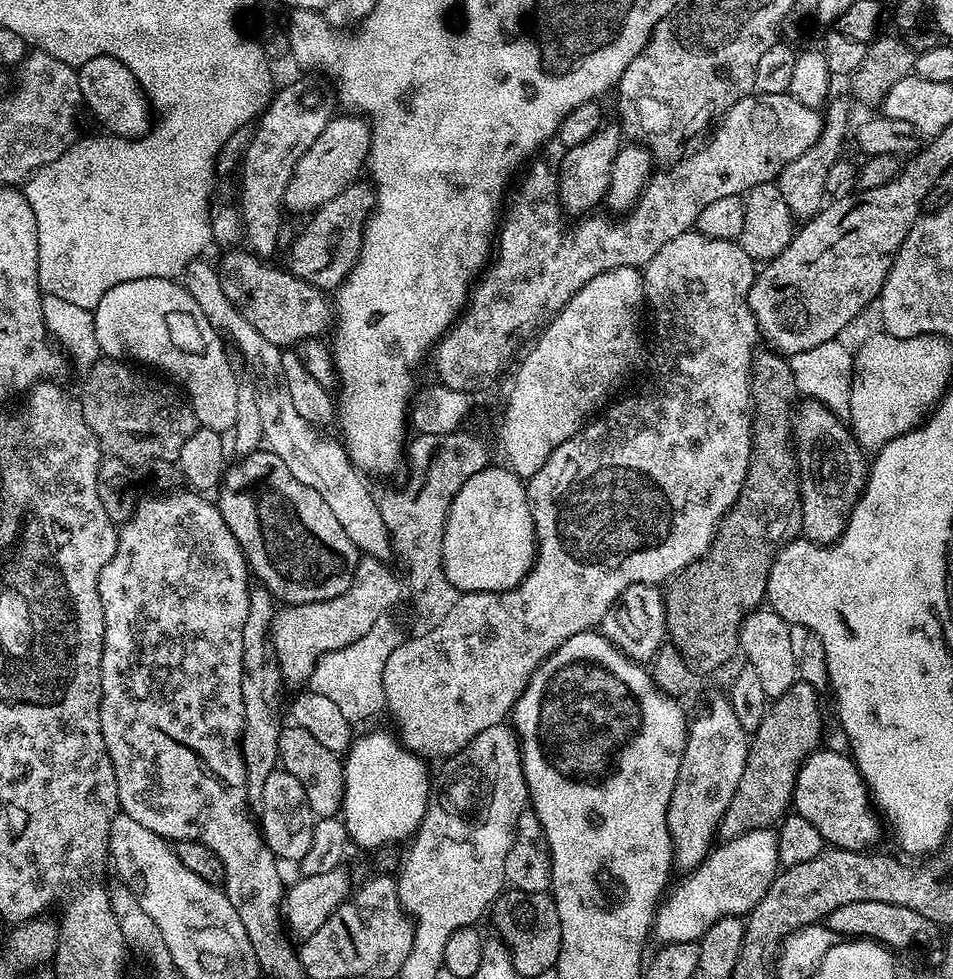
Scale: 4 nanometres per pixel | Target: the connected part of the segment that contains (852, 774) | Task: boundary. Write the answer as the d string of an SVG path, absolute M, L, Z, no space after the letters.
M824 751L811 752L800 765L796 775L796 785L792 791L794 812L806 818L814 829L821 832L821 838L833 848L848 848L851 852L871 849L871 844L876 844L880 840L882 820L868 794L868 787L864 785L864 780L860 777L860 771L856 769L856 761L851 755L845 753L843 756L840 752Z

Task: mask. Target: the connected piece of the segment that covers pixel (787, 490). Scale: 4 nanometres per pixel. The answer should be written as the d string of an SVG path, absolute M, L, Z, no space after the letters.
M775 350L757 351L752 357L748 385L752 395L752 453L744 485L732 509L720 519L708 553L679 573L671 581L672 589L667 589L664 597L667 639L683 653L693 673L716 672L723 664L731 662L732 655L740 652L740 624L748 613L756 611L765 603L772 560L785 542L797 539L802 532L800 477L792 442L792 417L798 391L789 361Z

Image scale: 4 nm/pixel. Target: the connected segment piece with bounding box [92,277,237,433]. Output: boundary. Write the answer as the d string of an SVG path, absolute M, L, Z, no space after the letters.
M169 277L132 279L119 283L102 296L92 313L95 338L107 359L121 359L125 362L136 360L166 372L186 390L185 397L195 414L197 425L219 433L233 428L237 384L230 370L225 341L181 283Z

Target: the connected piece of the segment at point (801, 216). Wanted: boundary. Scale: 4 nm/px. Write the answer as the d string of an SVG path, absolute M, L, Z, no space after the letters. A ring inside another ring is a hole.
M829 99L826 104L826 111L823 113L824 128L820 132L820 137L794 162L790 162L781 170L778 177L778 187L786 206L792 211L793 217L797 221L803 222L812 219L826 203L826 174L830 174L830 166L835 160L841 159L844 148L844 135L849 135L850 124L848 128L848 104L847 99L834 100ZM848 103L848 104L847 104Z

